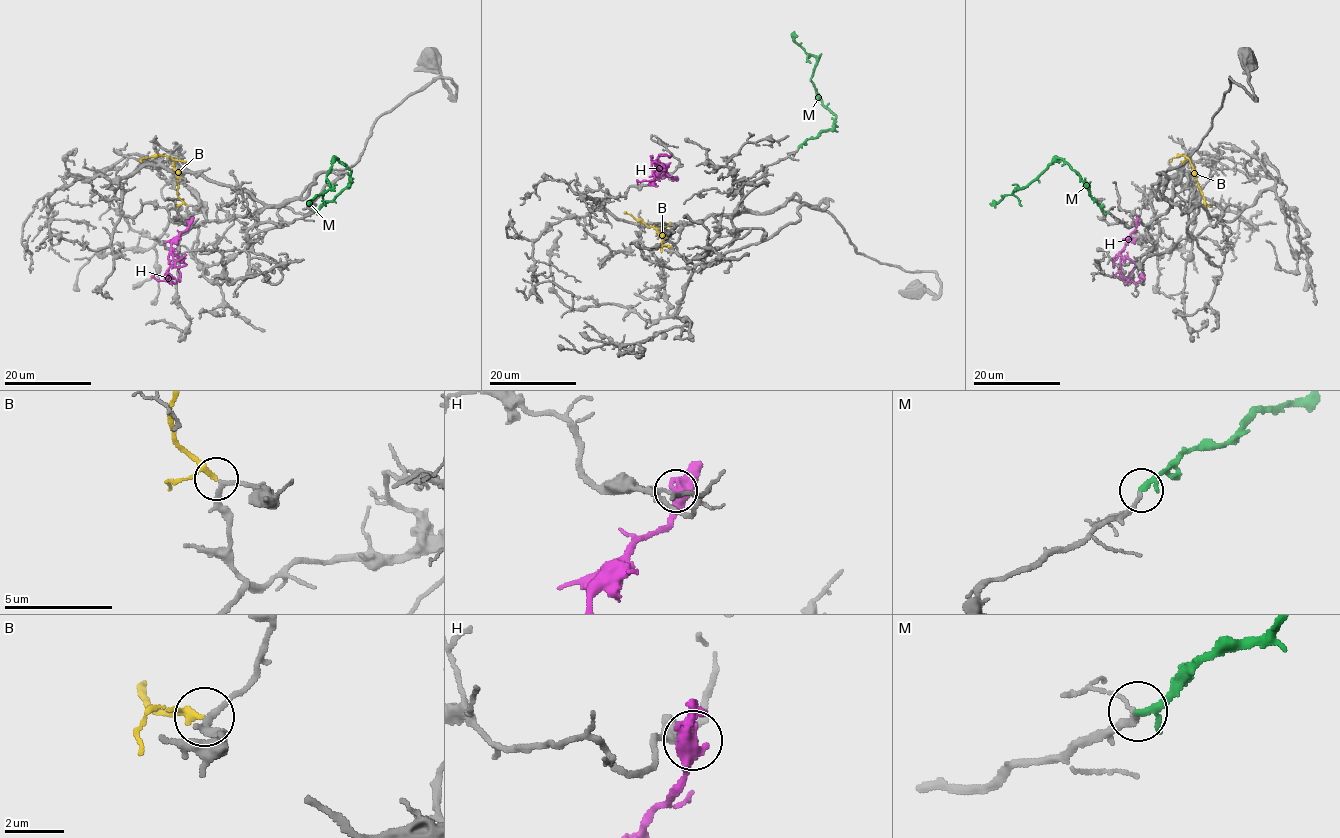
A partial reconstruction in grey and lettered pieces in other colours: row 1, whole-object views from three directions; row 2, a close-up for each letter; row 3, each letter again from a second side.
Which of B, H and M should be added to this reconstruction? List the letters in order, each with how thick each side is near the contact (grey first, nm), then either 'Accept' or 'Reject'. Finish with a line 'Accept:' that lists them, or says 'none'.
B: Thickness 180 nm (grey) against 190 nm. Accept
H: Thickness 110 nm (grey) against 500 nm. Reject
M: Thickness 160 nm (grey) against 170 nm. Accept
Accept: B, M

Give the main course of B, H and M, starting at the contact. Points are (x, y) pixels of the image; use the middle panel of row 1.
B: (671, 247), (661, 243), (662, 238), (654, 228), (624, 212)
H: (673, 178), (652, 162), (654, 178), (638, 180), (637, 184)
M: (798, 147), (822, 131), (830, 130), (835, 116), (821, 101), (811, 80), (816, 59), (795, 41), (794, 31)

